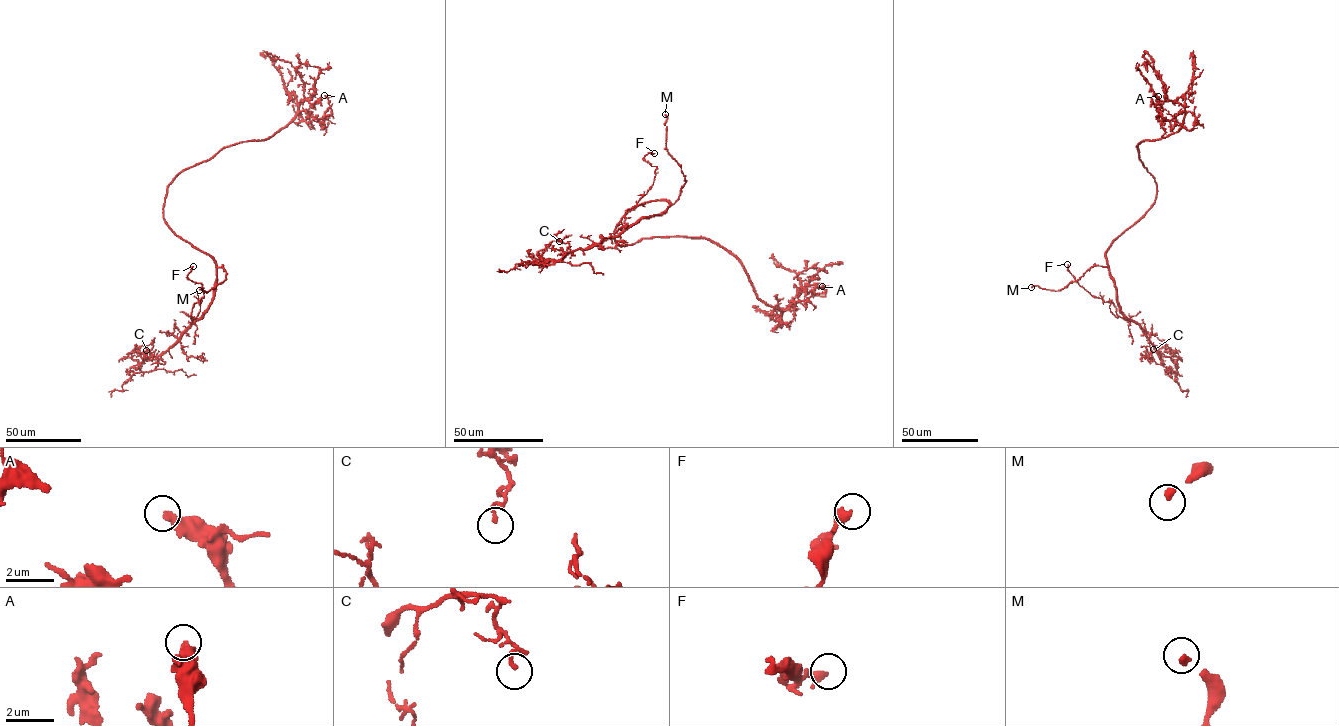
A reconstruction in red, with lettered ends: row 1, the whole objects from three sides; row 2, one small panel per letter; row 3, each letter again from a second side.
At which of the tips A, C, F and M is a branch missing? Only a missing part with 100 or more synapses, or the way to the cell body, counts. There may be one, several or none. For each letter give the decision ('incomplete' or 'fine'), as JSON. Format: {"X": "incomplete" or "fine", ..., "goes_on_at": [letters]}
{"A": "fine", "C": "fine", "F": "fine", "M": "incomplete", "goes_on_at": ["M"]}

